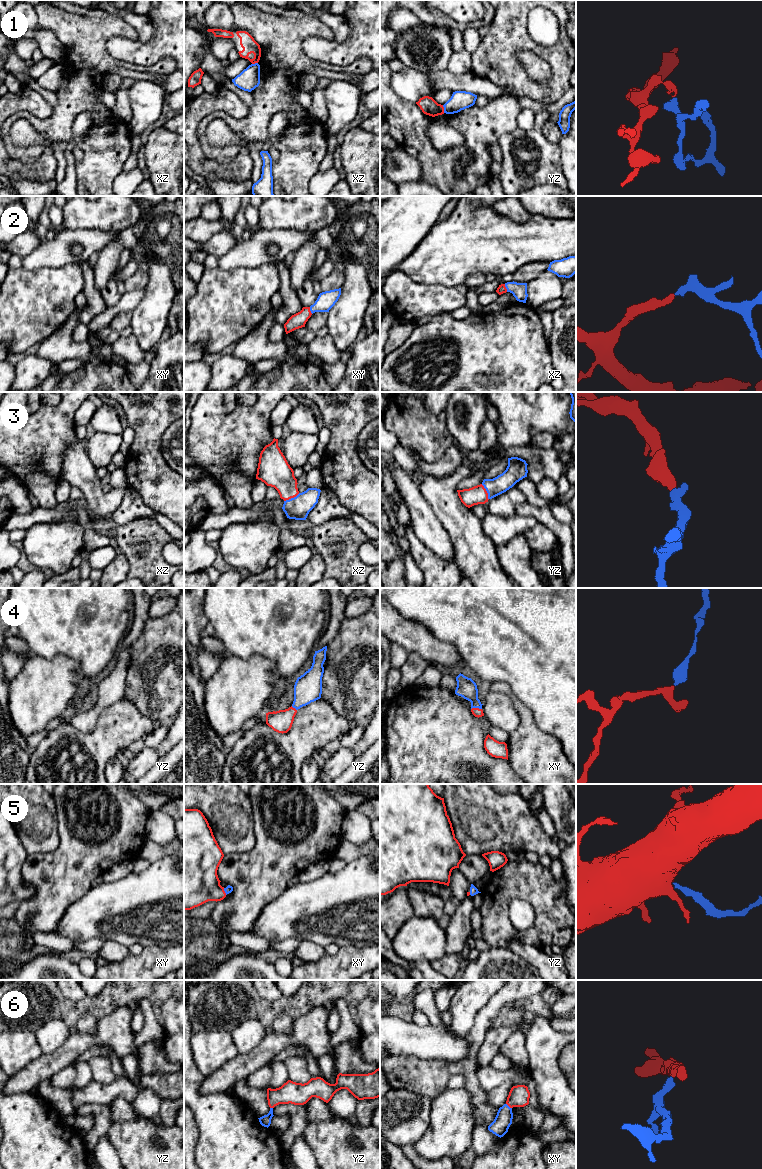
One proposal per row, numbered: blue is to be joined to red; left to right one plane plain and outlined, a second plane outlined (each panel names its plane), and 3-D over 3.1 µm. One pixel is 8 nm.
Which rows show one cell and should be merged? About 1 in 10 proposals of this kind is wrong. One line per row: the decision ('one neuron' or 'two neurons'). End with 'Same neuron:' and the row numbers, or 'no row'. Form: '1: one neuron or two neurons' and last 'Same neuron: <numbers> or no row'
1: two neurons
2: one neuron
3: one neuron
4: one neuron
5: one neuron
6: one neuron
Same neuron: 2, 3, 4, 5, 6

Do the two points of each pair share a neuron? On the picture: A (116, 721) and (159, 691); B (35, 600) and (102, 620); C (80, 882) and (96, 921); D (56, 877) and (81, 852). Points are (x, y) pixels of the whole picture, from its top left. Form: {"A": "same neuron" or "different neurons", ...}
{"A": "different neurons", "B": "same neuron", "C": "different neurons", "D": "same neuron"}

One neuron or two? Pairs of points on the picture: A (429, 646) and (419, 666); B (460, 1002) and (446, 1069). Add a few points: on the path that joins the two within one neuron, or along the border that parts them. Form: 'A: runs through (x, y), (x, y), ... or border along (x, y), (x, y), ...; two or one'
A: border along (409, 652), (415, 652), (429, 663); two
B: border along (475, 1017), (472, 1027), (461, 1037); two

